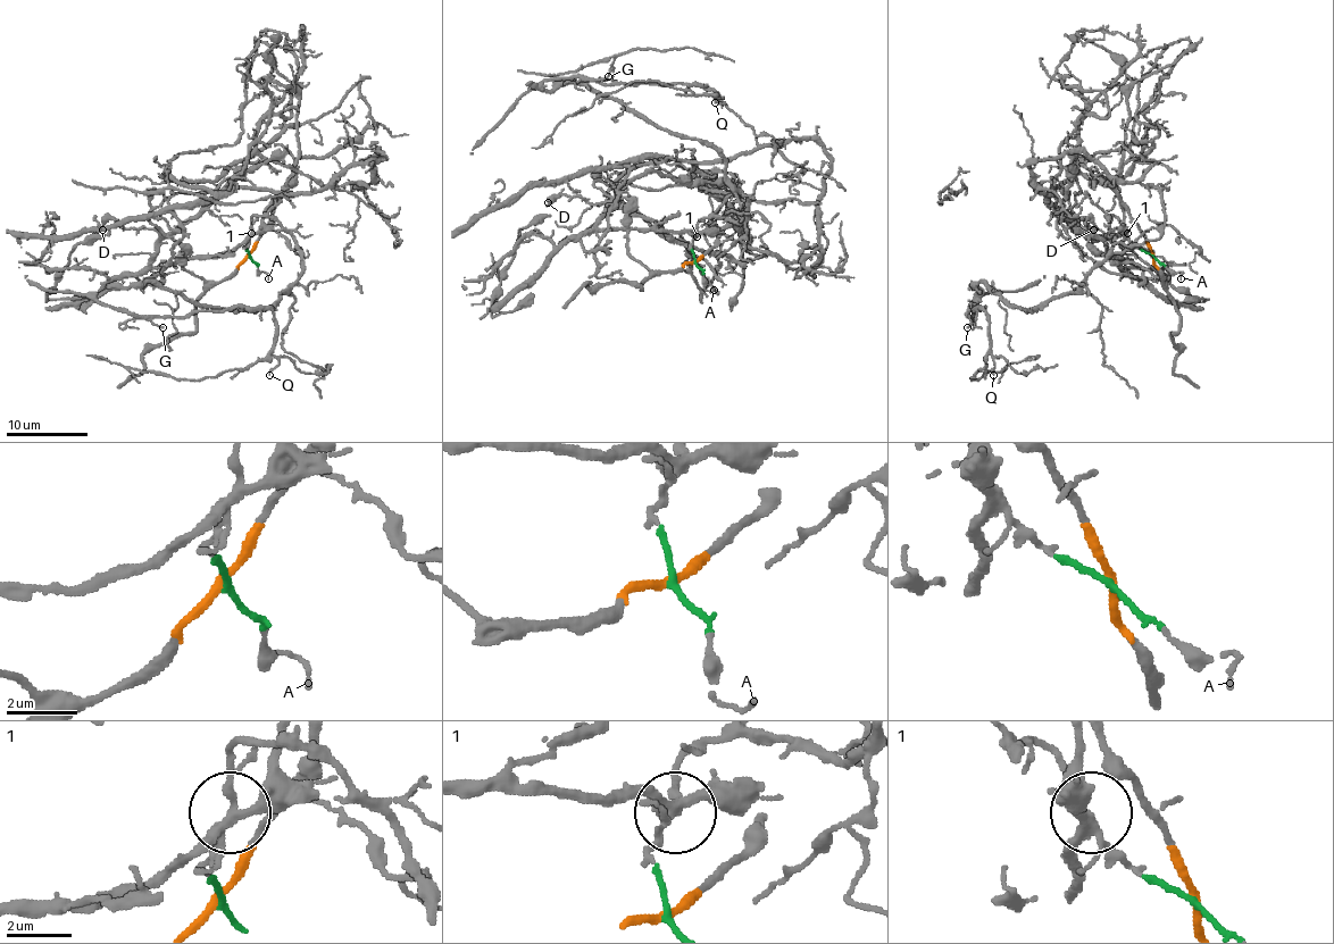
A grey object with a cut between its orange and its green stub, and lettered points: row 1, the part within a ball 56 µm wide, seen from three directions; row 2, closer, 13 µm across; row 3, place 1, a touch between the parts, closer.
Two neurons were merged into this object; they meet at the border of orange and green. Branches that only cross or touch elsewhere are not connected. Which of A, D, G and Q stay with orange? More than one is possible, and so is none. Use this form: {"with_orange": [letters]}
{"with_orange": ["D"]}

